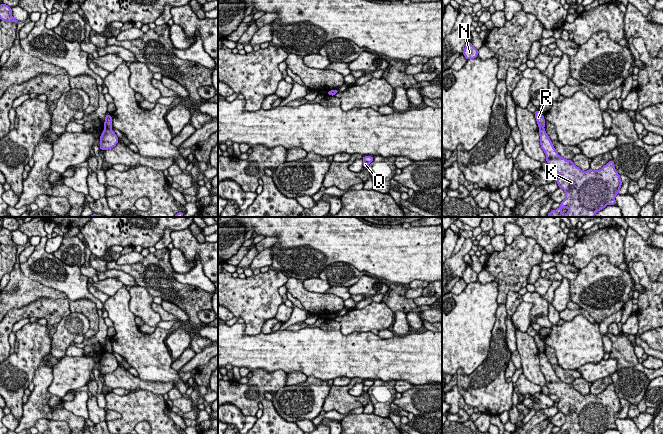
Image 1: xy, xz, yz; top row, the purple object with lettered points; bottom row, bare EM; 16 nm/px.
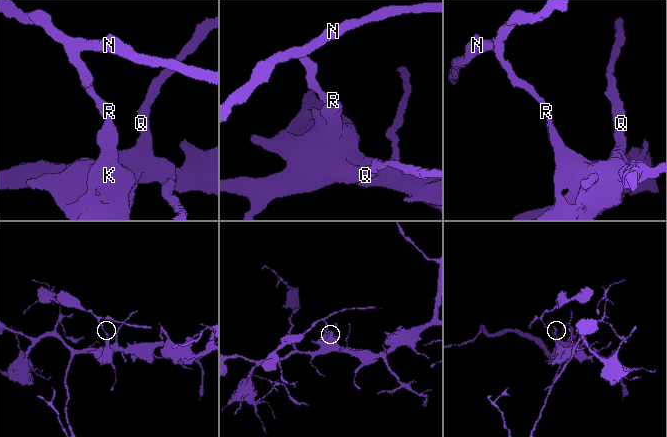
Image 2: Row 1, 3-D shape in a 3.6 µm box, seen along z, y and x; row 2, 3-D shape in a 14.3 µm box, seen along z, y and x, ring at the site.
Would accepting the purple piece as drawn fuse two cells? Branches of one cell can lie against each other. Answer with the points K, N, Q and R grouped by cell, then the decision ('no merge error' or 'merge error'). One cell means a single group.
K Q / N R | merge error

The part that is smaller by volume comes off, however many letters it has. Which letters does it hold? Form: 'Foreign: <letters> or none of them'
Foreign: N, R

